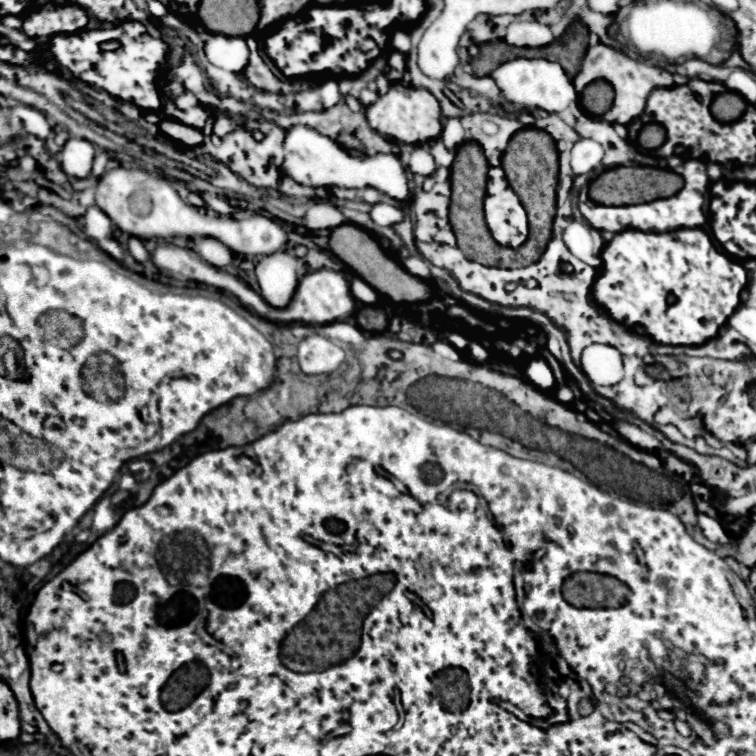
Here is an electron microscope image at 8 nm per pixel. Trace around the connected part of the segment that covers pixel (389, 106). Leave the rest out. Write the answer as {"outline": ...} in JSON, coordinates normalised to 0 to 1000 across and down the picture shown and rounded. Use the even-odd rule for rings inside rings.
{"outline":[[[521,108],[508,127],[500,127],[500,132],[484,143],[484,151],[487,151],[489,167],[503,180],[513,185],[526,185],[534,190],[563,190],[577,185],[585,175],[579,132],[566,119],[534,114],[529,108]]]}

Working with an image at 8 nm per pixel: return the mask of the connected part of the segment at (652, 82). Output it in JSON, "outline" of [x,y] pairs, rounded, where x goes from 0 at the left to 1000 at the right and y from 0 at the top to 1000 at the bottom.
{"outline":[[[788,58],[783,61],[775,74],[772,74],[772,82],[770,82],[770,90],[765,95],[765,101],[759,103],[759,116],[762,119],[770,119],[775,111],[786,108],[786,106],[802,106],[812,114],[812,122],[815,122],[815,132],[812,132],[812,140],[796,153],[802,161],[812,164],[833,164],[836,159],[841,159],[849,148],[852,148],[852,140],[854,140],[854,130],[860,127],[860,122],[865,116],[886,116],[892,111],[889,106],[889,98],[884,98],[881,93],[873,93],[873,90],[865,90],[865,87],[857,87],[852,82],[841,82],[836,77],[831,77],[828,71],[823,71],[820,66],[812,66],[807,61],[799,61],[799,58]]]}

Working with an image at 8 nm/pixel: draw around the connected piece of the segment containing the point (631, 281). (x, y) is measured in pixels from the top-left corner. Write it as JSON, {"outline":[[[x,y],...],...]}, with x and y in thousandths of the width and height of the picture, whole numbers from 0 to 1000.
{"outline":[[[899,302],[889,307],[817,307],[796,331],[796,357],[791,360],[780,392],[783,399],[825,434],[857,444],[873,455],[931,455],[944,447],[966,415],[979,405],[979,386],[989,376],[989,360],[952,333],[929,302]]]}

